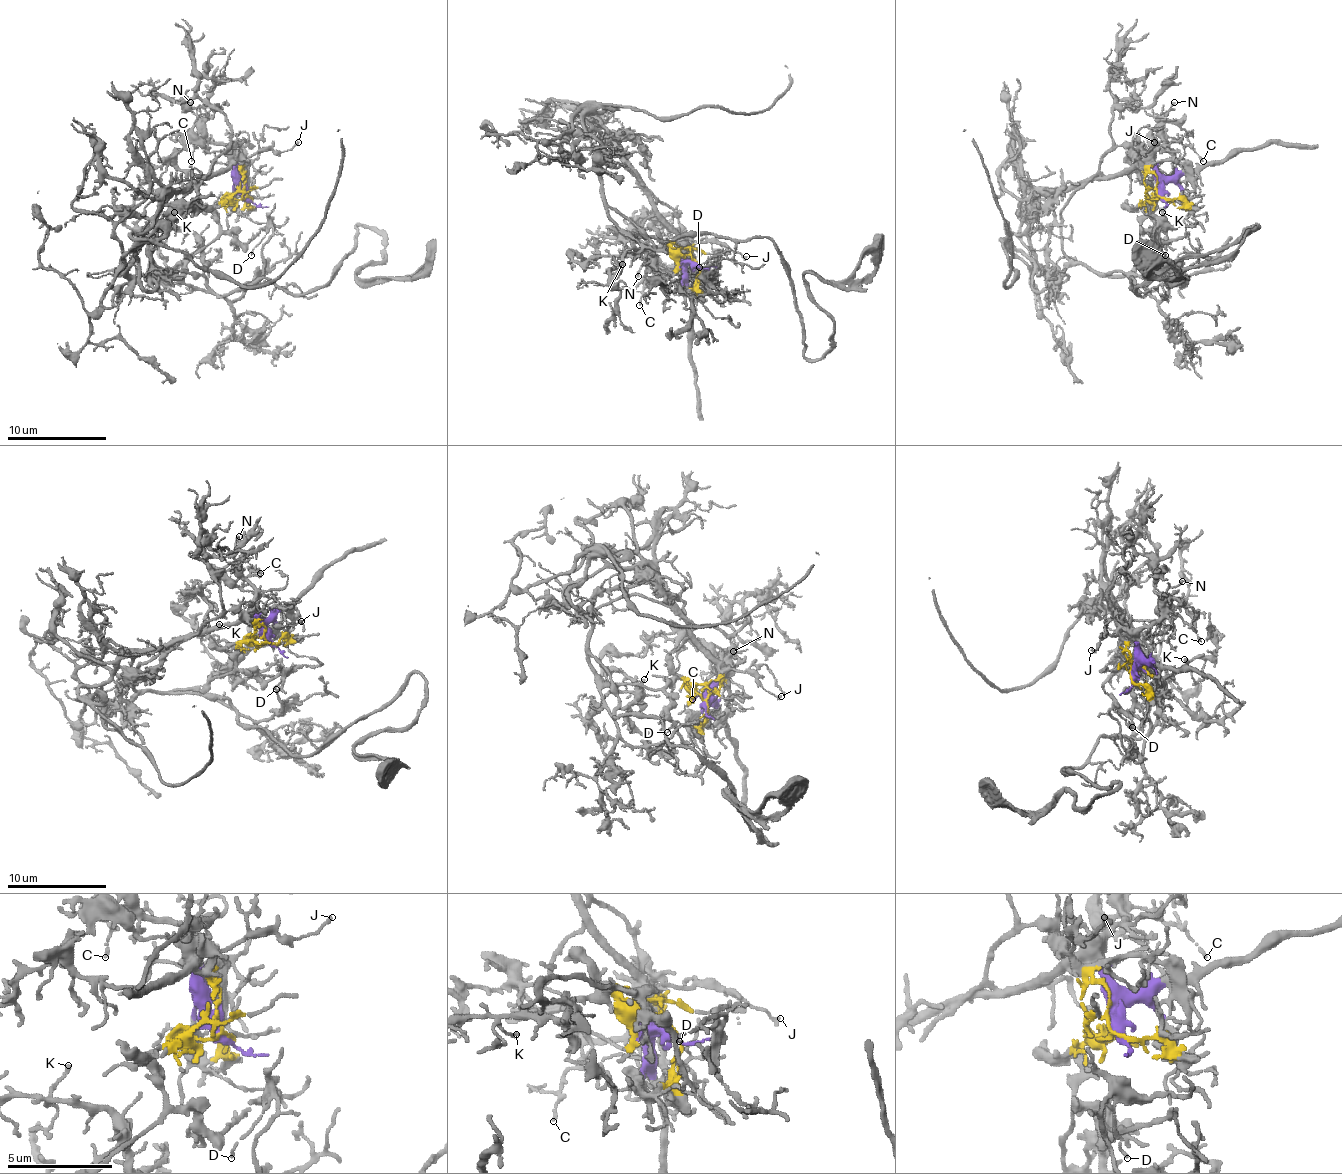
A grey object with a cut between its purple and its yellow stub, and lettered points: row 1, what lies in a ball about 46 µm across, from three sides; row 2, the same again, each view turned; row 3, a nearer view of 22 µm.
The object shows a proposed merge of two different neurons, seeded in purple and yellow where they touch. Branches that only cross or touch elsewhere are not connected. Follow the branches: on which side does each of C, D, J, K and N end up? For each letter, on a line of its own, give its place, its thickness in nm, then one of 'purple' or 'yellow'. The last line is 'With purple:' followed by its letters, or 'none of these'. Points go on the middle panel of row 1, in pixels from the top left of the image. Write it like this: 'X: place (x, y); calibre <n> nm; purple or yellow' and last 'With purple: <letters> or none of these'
C: place (639, 305); calibre 130 nm; purple
D: place (699, 267); calibre 90 nm; yellow
J: place (746, 256); calibre 150 nm; yellow
K: place (622, 264); calibre 140 nm; yellow
N: place (638, 276); calibre 140 nm; purple
With purple: C, N

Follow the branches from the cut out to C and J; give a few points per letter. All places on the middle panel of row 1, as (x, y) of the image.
C: (695, 264), (682, 257), (670, 267), (657, 267), (647, 282), (640, 304)
J: (695, 262), (692, 242), (715, 242), (747, 257)

